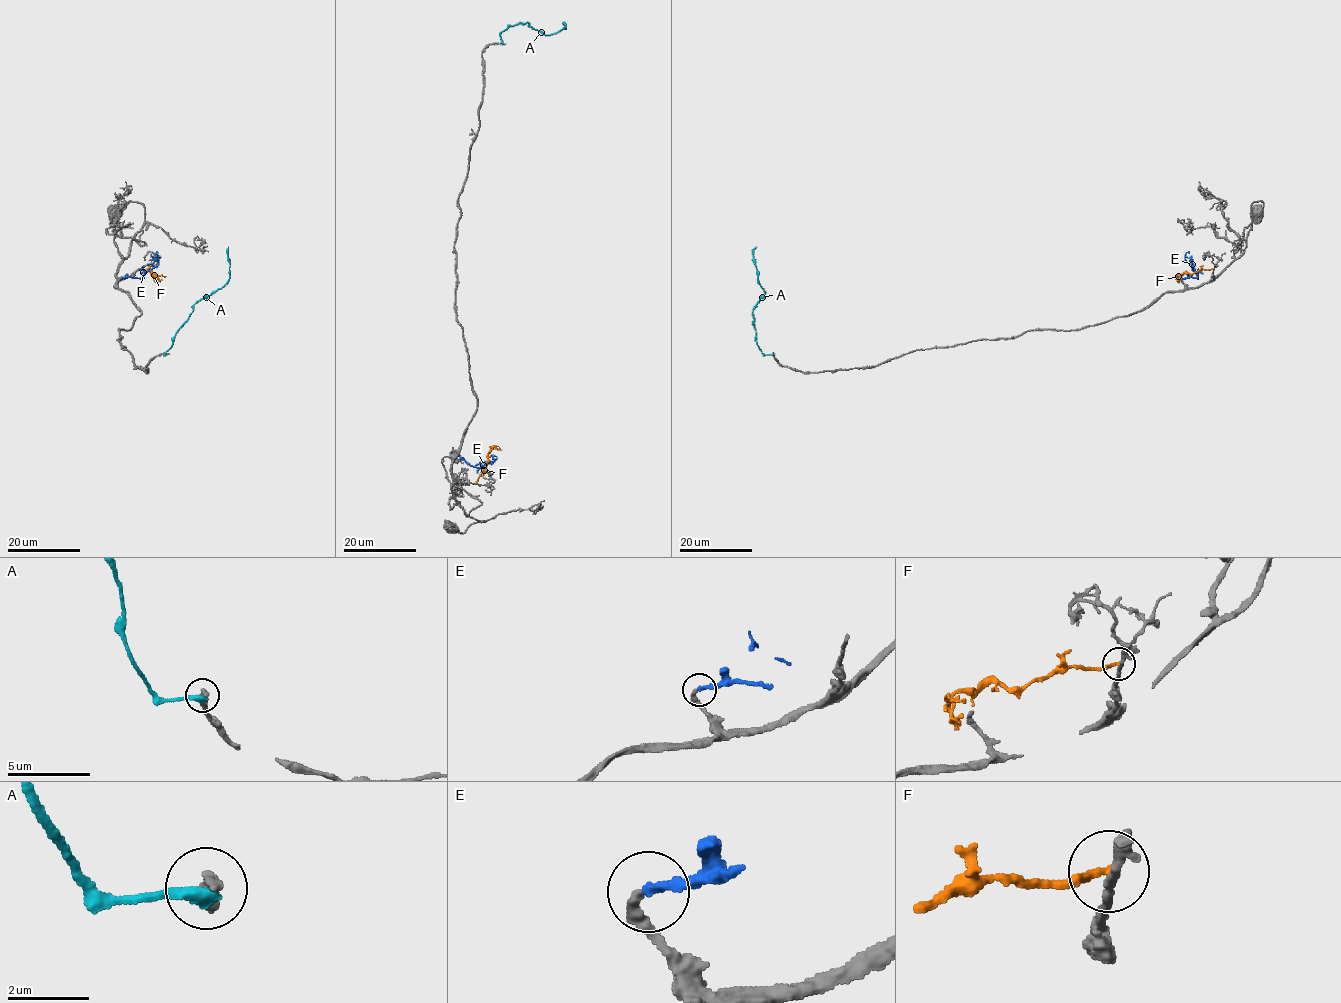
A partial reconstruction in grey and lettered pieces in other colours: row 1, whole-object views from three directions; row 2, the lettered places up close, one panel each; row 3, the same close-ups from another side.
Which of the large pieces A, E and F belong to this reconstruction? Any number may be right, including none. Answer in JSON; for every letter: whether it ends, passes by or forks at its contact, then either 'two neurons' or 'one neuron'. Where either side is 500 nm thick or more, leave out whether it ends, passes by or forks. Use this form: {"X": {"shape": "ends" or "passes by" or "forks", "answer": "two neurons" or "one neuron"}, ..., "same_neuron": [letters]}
{"A": {"shape": "ends", "answer": "two neurons"}, "E": {"shape": "ends", "answer": "one neuron"}, "F": {"shape": "ends", "answer": "two neurons"}, "same_neuron": ["E"]}

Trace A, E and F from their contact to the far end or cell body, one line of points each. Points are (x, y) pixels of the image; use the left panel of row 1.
A: (167, 354), (164, 355), (176, 332), (196, 302), (227, 282), (228, 246)
E: (121, 279), (142, 278), (158, 264), (160, 257), (156, 251)
F: (139, 268), (157, 276), (166, 276)

